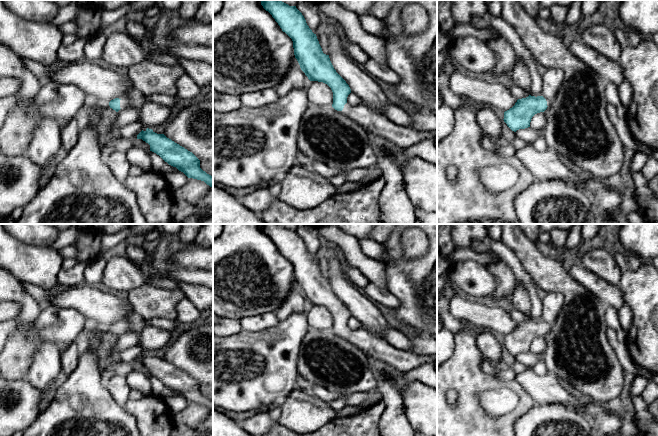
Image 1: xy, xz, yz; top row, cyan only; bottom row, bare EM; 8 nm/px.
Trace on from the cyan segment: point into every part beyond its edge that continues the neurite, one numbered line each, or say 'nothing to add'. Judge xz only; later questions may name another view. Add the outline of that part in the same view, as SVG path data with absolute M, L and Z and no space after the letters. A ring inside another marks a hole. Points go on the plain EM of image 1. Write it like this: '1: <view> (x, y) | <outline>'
1: xz (402, 360) | M345 328L341 337L367 355L374 356L402 372L411 371L428 362L434 367L437 365L437 355L419 356L409 351L399 350L384 338L379 338L364 328L359 330Z

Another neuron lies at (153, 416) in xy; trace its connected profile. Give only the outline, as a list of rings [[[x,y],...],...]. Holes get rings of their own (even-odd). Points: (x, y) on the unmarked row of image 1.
[[[146,395],[139,400],[128,400],[124,409],[137,421],[137,427],[142,436],[171,436],[175,424],[171,420],[172,411],[165,399],[156,395]]]

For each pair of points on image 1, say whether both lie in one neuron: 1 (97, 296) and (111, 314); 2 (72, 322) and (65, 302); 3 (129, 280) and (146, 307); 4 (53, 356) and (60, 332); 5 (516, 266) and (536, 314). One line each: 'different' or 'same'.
1: same
2: different
3: different
4: different
5: same

